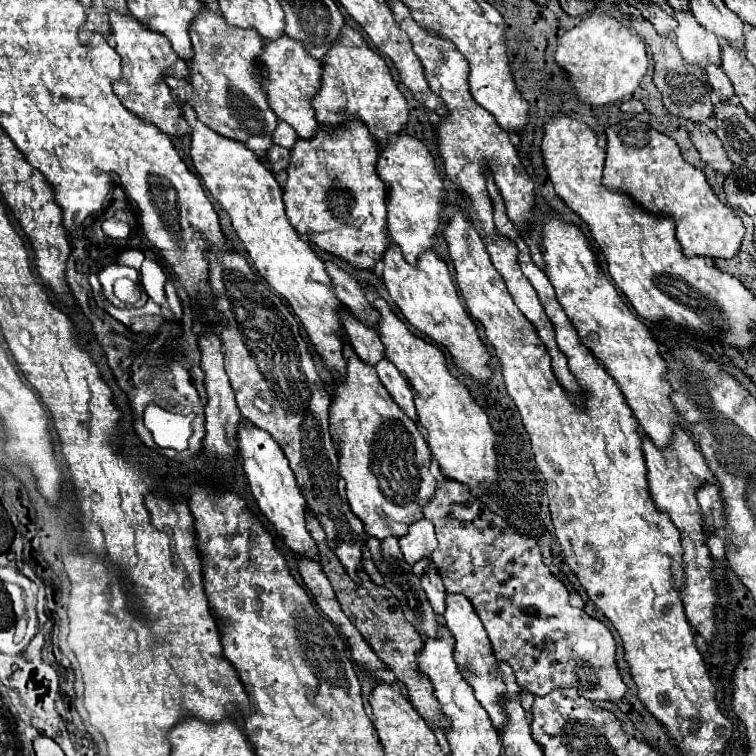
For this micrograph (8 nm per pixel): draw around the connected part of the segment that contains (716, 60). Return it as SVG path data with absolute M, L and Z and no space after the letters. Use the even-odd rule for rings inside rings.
M675 12L675 18L679 22L675 36L677 36L677 46L685 62L699 66L705 70L707 64L717 64L721 66L721 44L715 34L707 34L703 26L693 18L693 14L683 14Z

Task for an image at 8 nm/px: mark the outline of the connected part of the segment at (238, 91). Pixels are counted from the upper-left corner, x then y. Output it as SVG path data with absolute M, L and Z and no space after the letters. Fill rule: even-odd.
M205 4L191 22L189 36L193 44L189 78L167 76L169 86L181 102L195 108L197 118L203 124L227 138L241 140L261 160L267 160L267 150L273 144L271 130L275 130L277 116L269 108L259 82L259 52L263 46L261 36L253 28L229 26L221 12L215 12Z

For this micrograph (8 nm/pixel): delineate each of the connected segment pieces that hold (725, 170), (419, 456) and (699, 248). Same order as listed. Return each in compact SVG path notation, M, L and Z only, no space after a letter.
M705 124L691 126L689 136L691 136L695 148L699 150L701 160L707 162L715 172L725 174L725 176L729 176L733 172L733 164L727 158L727 152L725 152L721 140Z
M347 338L343 340L347 372L343 380L335 380L335 394L329 408L329 432L339 448L339 474L347 482L349 506L365 524L367 534L377 540L387 538L387 534L401 538L407 534L409 524L423 518L421 508L435 492L437 482L429 472L431 450L417 422L387 394L375 368L355 354Z
M629 118L613 124L607 134L607 160L603 170L603 184L633 196L645 210L671 216L677 224L677 240L687 256L733 258L745 234L743 222L725 206L709 186L703 170L693 168L681 158L675 140L657 132L649 124Z

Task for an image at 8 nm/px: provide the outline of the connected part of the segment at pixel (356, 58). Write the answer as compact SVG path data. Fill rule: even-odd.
M349 24L341 28L339 38L329 48L323 60L321 86L313 96L313 108L317 120L329 126L343 124L349 118L359 118L361 122L367 124L371 136L379 144L385 144L389 134L401 132L407 124L407 114L409 114L407 100L393 82L389 66L377 52L369 48L365 38Z

